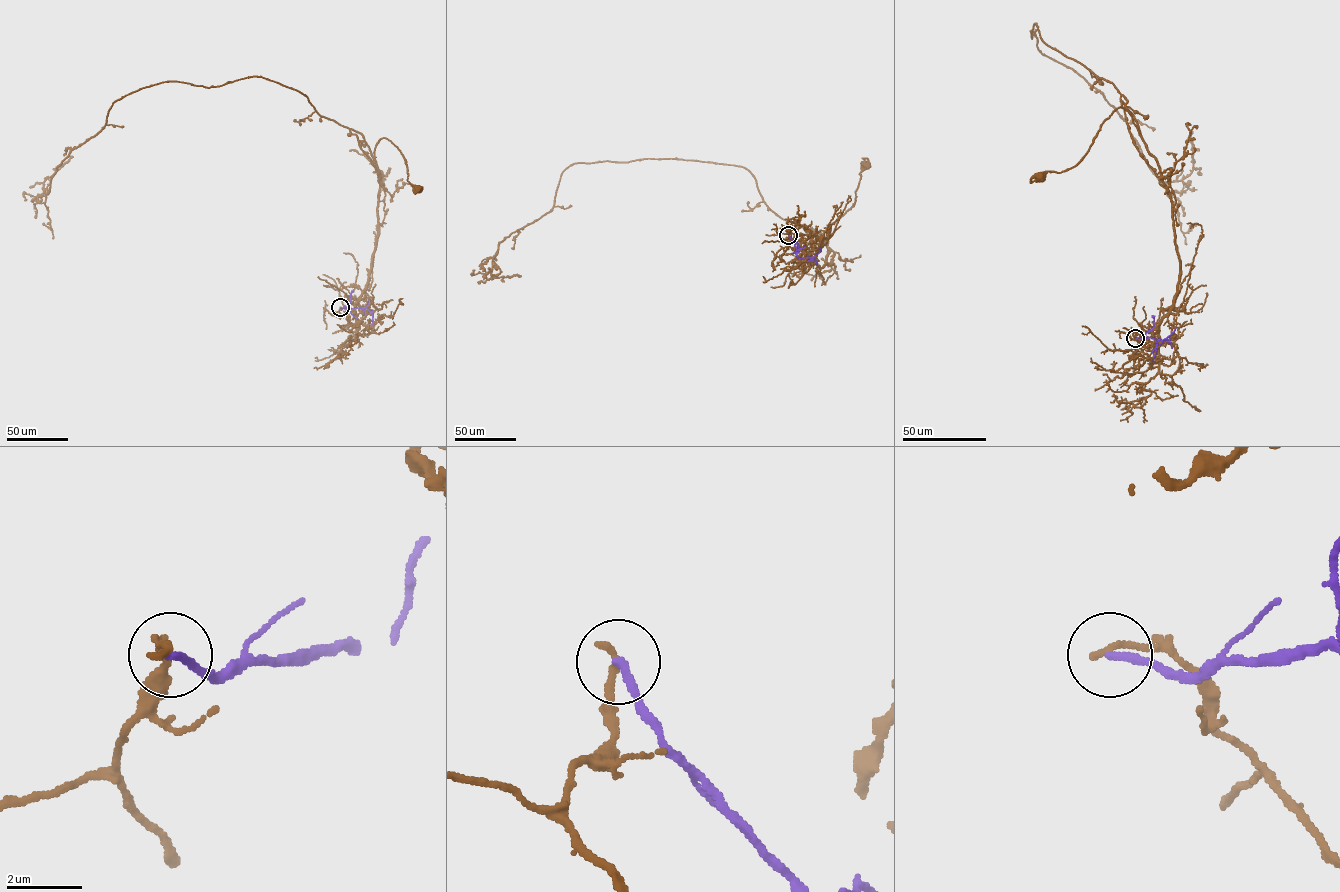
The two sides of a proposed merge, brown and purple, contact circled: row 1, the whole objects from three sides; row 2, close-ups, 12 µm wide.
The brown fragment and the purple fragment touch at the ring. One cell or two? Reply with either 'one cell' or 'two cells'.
two cells

